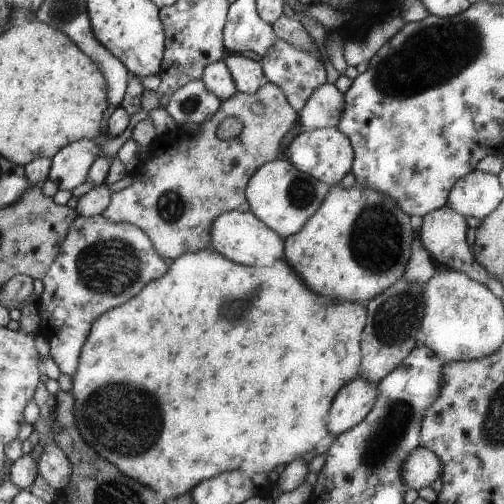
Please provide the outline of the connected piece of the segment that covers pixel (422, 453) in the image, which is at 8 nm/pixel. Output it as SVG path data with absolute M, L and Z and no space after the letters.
M422 444L408 455L403 466L403 481L408 489L420 490L430 486L443 472L443 461L435 452L424 448Z

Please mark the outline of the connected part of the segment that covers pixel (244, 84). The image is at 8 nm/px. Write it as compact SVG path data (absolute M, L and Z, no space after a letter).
M228 53L224 59L234 84L241 93L254 95L265 84L269 83L266 73L262 72L262 66L258 62L248 60L242 54L232 53Z

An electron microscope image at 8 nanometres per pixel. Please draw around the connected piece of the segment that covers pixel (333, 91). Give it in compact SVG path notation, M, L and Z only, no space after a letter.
M324 83L316 88L311 98L300 109L300 124L312 130L324 127L336 127L343 118L344 96L331 83Z

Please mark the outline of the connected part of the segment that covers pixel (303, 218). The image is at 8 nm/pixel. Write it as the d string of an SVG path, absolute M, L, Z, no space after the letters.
M273 160L263 164L260 172L256 172L256 180L252 180L252 184L247 185L247 200L251 205L251 211L264 221L268 228L279 233L284 240L306 226L308 220L315 215L331 192L330 185L297 169L289 160Z

